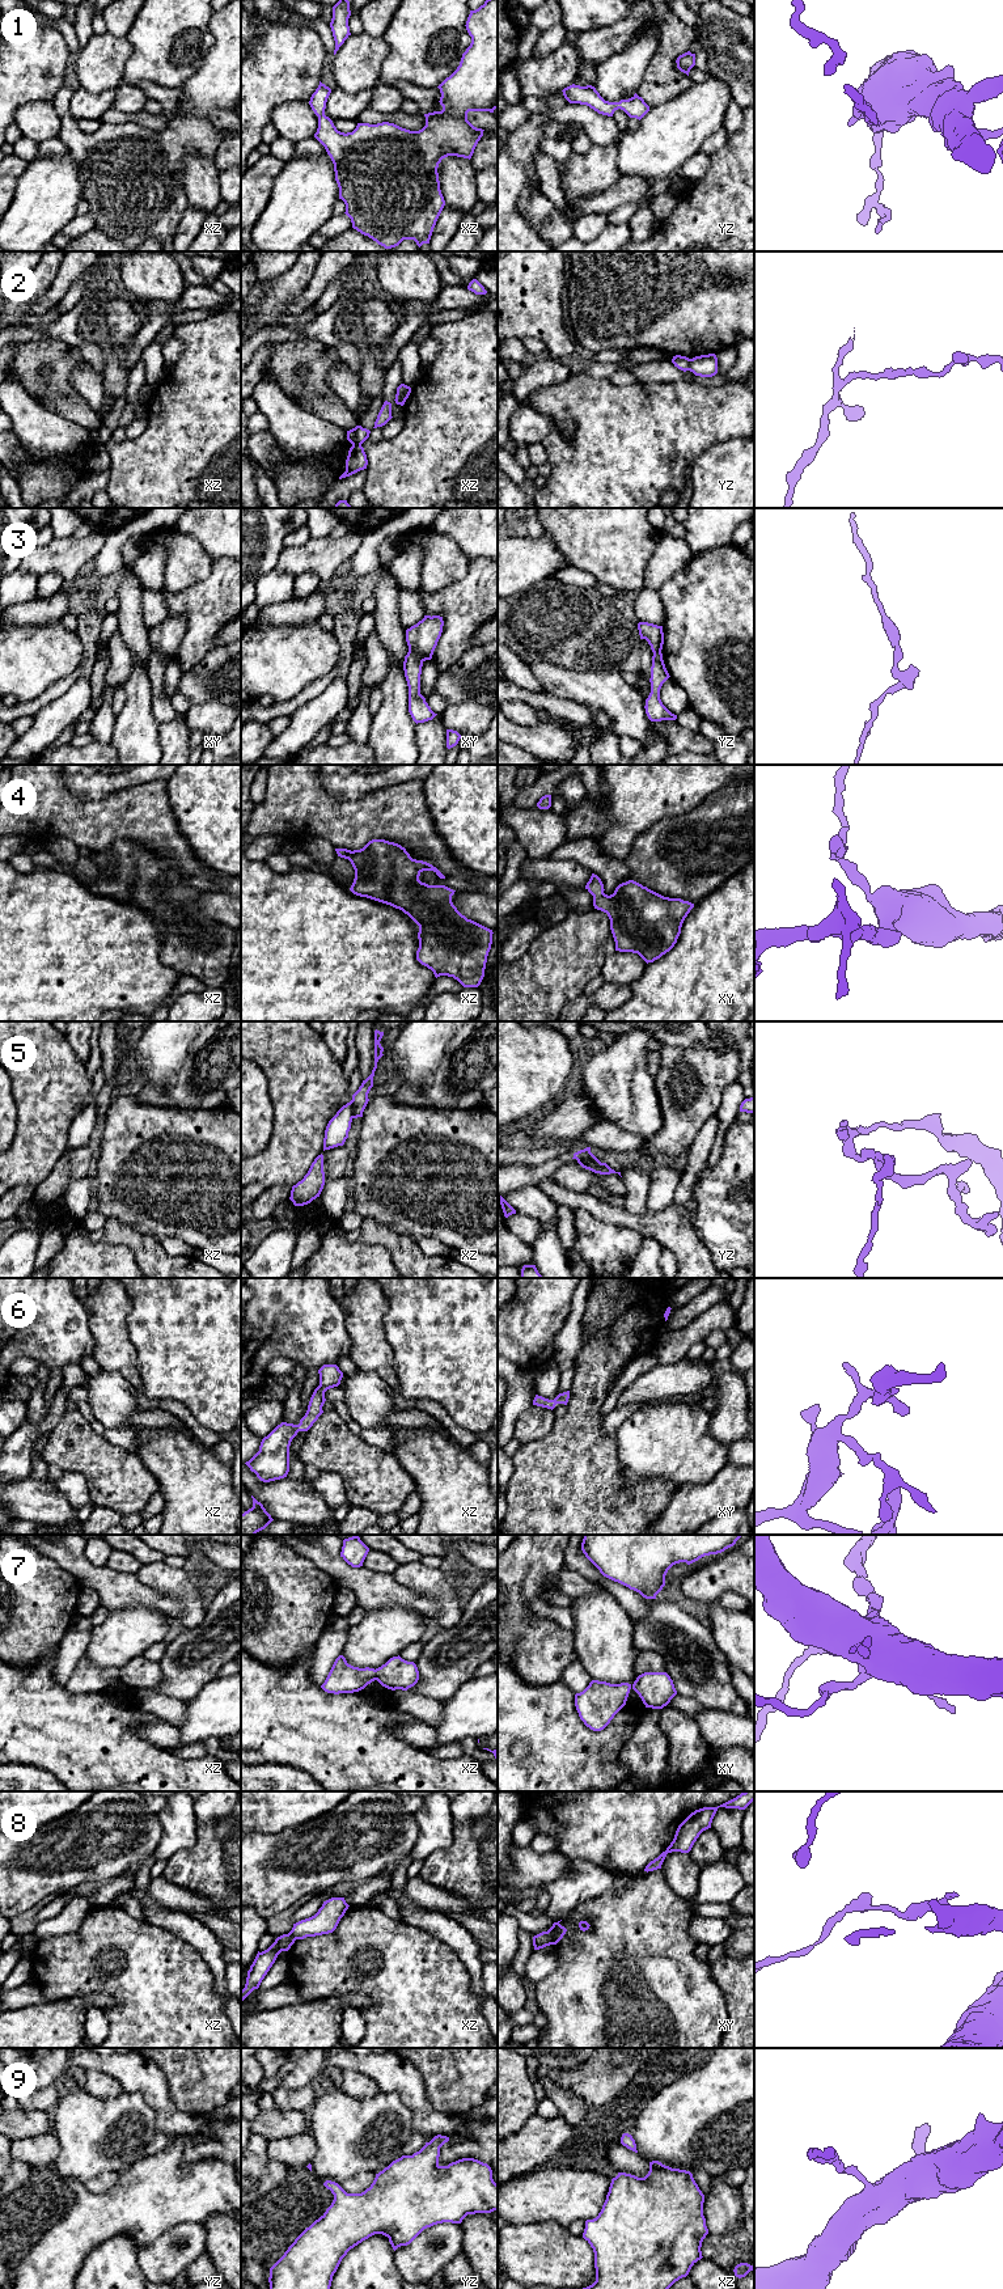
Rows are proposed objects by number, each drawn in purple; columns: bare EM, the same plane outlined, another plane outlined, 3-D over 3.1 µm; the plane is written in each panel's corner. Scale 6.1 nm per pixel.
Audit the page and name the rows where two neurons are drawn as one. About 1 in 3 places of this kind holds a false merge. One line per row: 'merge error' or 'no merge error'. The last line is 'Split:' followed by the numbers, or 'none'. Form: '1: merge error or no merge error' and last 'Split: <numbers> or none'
1: no merge error
2: merge error
3: merge error
4: no merge error
5: merge error
6: no merge error
7: merge error
8: merge error
9: no merge error
Split: 2, 3, 5, 7, 8

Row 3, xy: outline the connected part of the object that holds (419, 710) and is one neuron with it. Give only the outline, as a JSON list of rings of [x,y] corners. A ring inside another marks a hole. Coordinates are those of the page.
[[[409,651],[405,656],[403,670],[409,686],[409,712],[416,724],[432,720],[437,715],[420,694],[422,667],[423,660],[412,651]]]

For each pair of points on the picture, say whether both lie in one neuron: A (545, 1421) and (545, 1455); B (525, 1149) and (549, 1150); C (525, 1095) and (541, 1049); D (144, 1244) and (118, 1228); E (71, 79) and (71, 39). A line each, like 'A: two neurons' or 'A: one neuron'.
A: two neurons
B: one neuron
C: one neuron
D: one neuron
E: one neuron

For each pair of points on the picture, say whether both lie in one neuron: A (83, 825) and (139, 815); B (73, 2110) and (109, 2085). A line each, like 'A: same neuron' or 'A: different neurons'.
A: same neuron
B: different neurons

